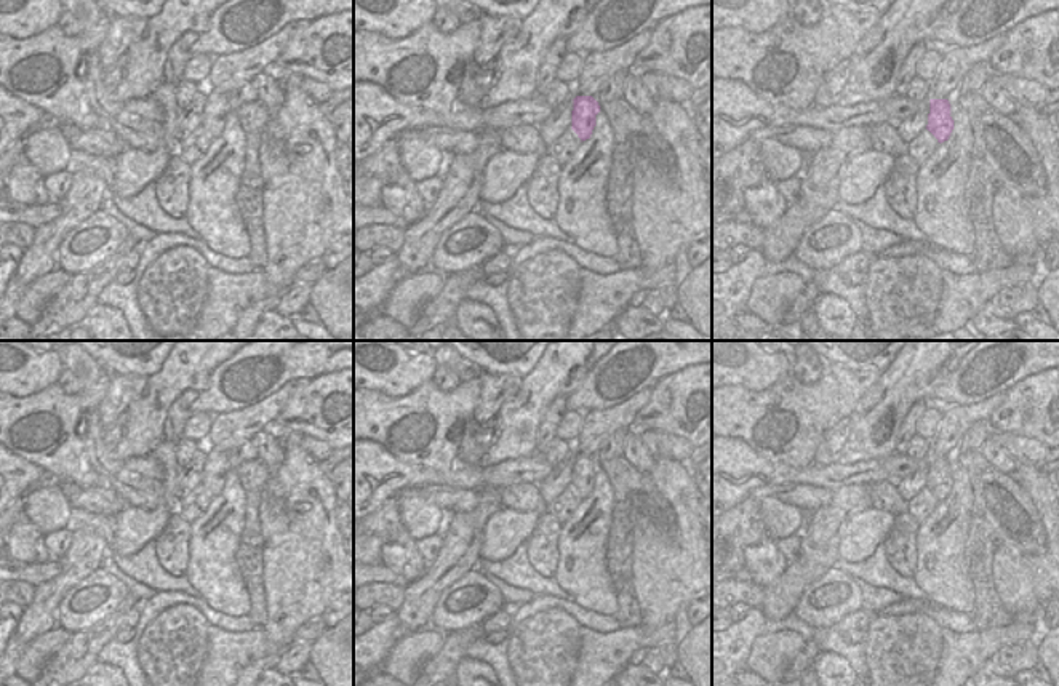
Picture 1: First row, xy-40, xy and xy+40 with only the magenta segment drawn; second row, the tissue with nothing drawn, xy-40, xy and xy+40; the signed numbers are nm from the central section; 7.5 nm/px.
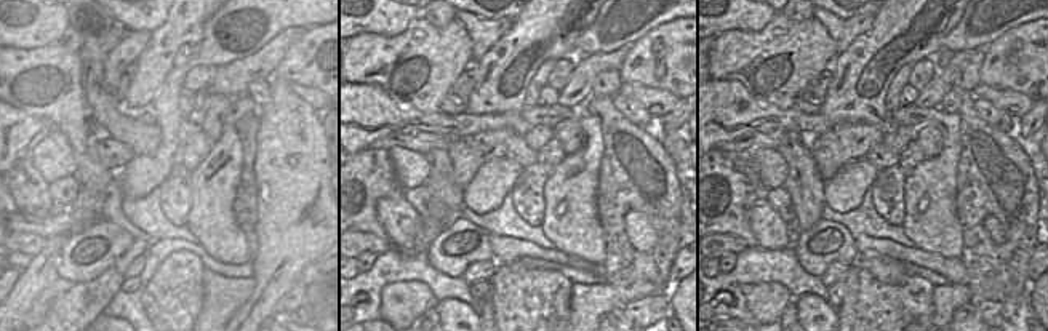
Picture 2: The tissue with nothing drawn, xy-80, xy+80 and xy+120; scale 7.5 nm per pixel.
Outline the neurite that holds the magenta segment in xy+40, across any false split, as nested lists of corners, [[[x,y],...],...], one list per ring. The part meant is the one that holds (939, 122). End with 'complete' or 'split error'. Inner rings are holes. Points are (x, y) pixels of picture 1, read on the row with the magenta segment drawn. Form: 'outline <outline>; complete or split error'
outline [[[929,99],[926,130],[939,144],[949,139],[953,130],[953,120],[950,117],[950,104],[947,99]]]; complete

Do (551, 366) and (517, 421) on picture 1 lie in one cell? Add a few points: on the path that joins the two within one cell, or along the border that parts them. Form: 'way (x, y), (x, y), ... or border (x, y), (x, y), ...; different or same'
way (546, 381), (535, 394), (535, 405), (531, 408); same

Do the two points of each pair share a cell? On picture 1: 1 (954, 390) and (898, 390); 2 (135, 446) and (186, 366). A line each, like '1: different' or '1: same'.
1: different
2: same

